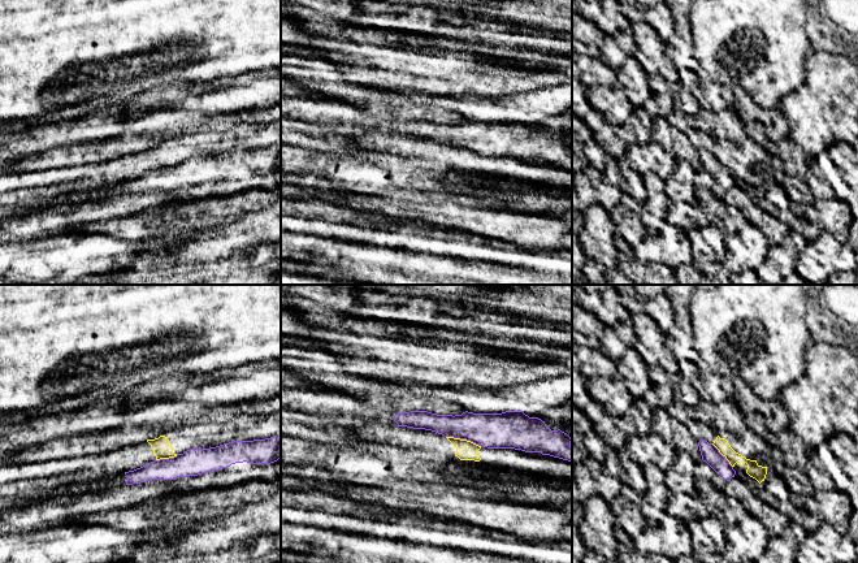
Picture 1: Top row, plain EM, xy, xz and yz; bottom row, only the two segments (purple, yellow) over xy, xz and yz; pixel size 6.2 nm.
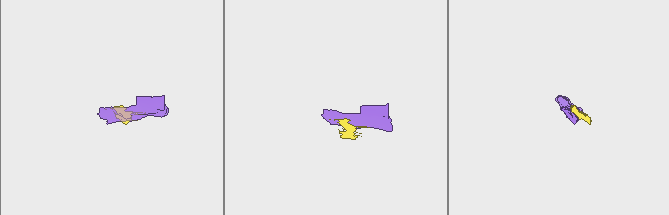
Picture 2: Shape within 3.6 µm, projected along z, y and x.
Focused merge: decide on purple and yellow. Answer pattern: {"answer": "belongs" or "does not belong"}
{"answer": "does not belong"}

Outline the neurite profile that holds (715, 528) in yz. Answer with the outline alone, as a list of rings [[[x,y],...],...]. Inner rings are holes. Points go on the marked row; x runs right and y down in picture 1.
[[[712,515],[686,523],[692,536],[692,555],[698,563],[729,563],[725,556],[725,524]]]

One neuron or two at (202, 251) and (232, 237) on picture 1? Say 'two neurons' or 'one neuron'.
one neuron

